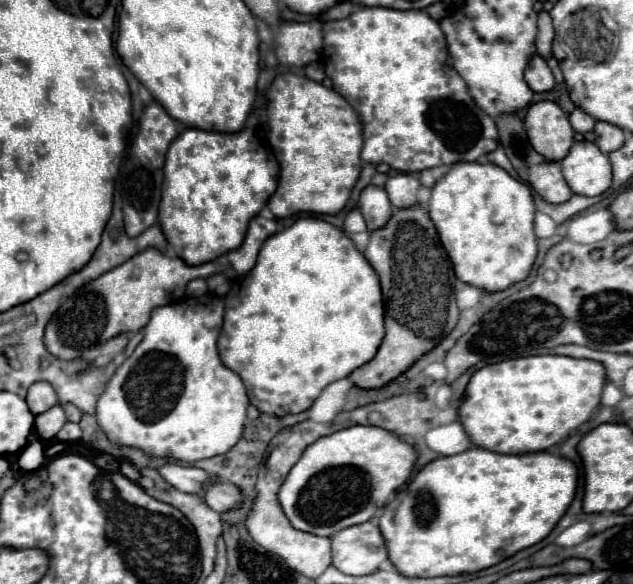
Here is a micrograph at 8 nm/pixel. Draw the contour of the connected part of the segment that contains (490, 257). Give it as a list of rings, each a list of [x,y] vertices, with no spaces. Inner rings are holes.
[[[458,162],[450,172],[438,180],[432,188],[428,214],[436,226],[440,242],[448,252],[454,266],[454,274],[460,282],[486,292],[502,292],[508,286],[528,278],[536,260],[536,236],[534,236],[534,198],[524,182],[514,180],[504,168],[496,164]]]

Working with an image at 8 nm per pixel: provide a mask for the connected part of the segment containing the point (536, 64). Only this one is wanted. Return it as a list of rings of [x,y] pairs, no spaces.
[[[536,54],[536,56],[532,58],[532,62],[528,64],[528,70],[526,70],[524,78],[526,78],[526,84],[528,84],[534,92],[548,92],[548,90],[552,90],[552,88],[556,86],[554,76],[552,76],[552,72],[550,72],[546,60],[544,60],[542,56],[538,56],[538,54]]]

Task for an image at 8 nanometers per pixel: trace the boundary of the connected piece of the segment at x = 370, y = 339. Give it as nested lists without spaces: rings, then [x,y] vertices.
[[[300,218],[290,228],[284,228],[282,232],[272,234],[272,238],[268,238],[268,242],[264,242],[264,246],[260,248],[256,266],[246,274],[246,278],[236,289],[225,300],[226,310],[222,332],[220,332],[220,338],[218,338],[220,360],[226,368],[234,370],[244,380],[250,396],[256,398],[256,400],[250,400],[250,404],[256,406],[262,414],[268,414],[268,416],[288,416],[288,414],[300,414],[300,412],[308,410],[312,406],[312,402],[320,396],[320,392],[330,382],[342,380],[352,370],[368,364],[374,358],[374,354],[378,352],[378,346],[384,338],[384,306],[382,306],[382,292],[380,292],[380,282],[376,278],[376,272],[366,262],[364,254],[360,254],[356,250],[354,242],[342,230],[338,230],[336,226],[332,226],[324,220],[318,220],[318,218]]]

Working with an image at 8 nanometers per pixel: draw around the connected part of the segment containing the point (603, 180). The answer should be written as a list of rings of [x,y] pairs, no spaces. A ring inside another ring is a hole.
[[[574,142],[568,156],[562,160],[562,174],[574,194],[600,196],[612,184],[612,168],[608,156],[590,142]]]

